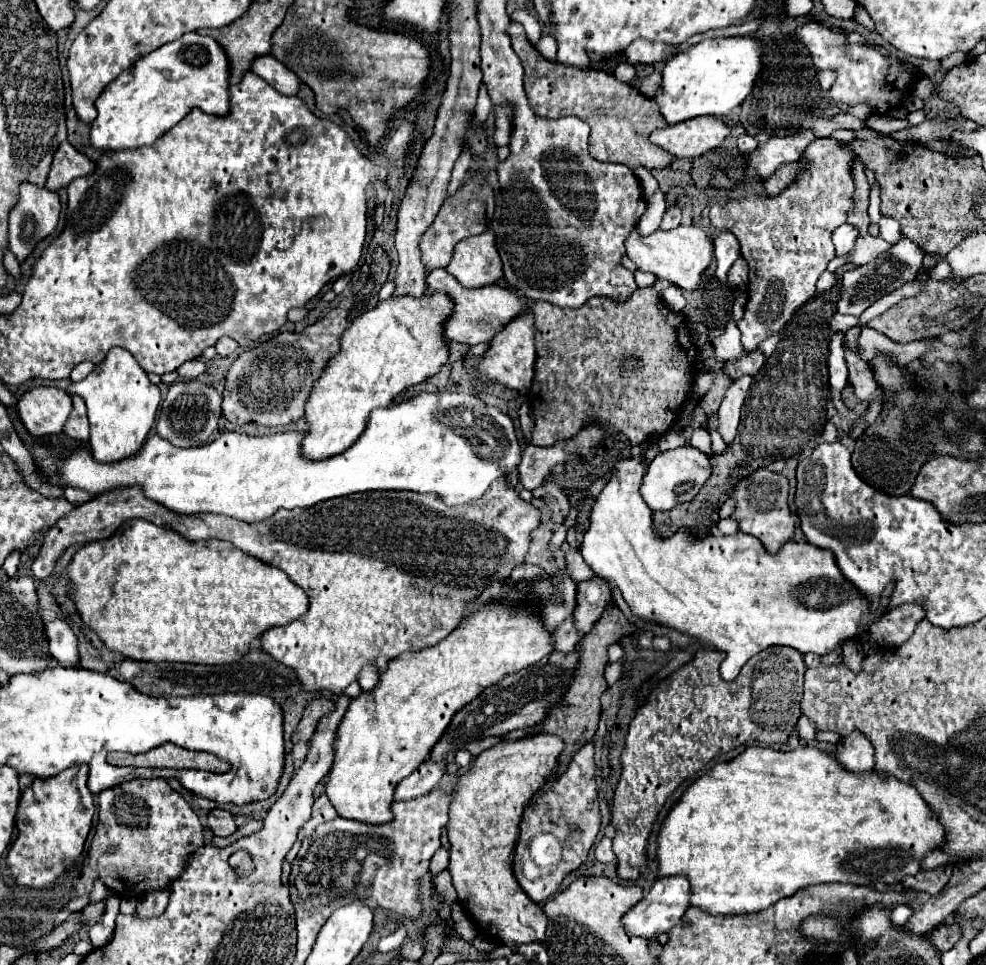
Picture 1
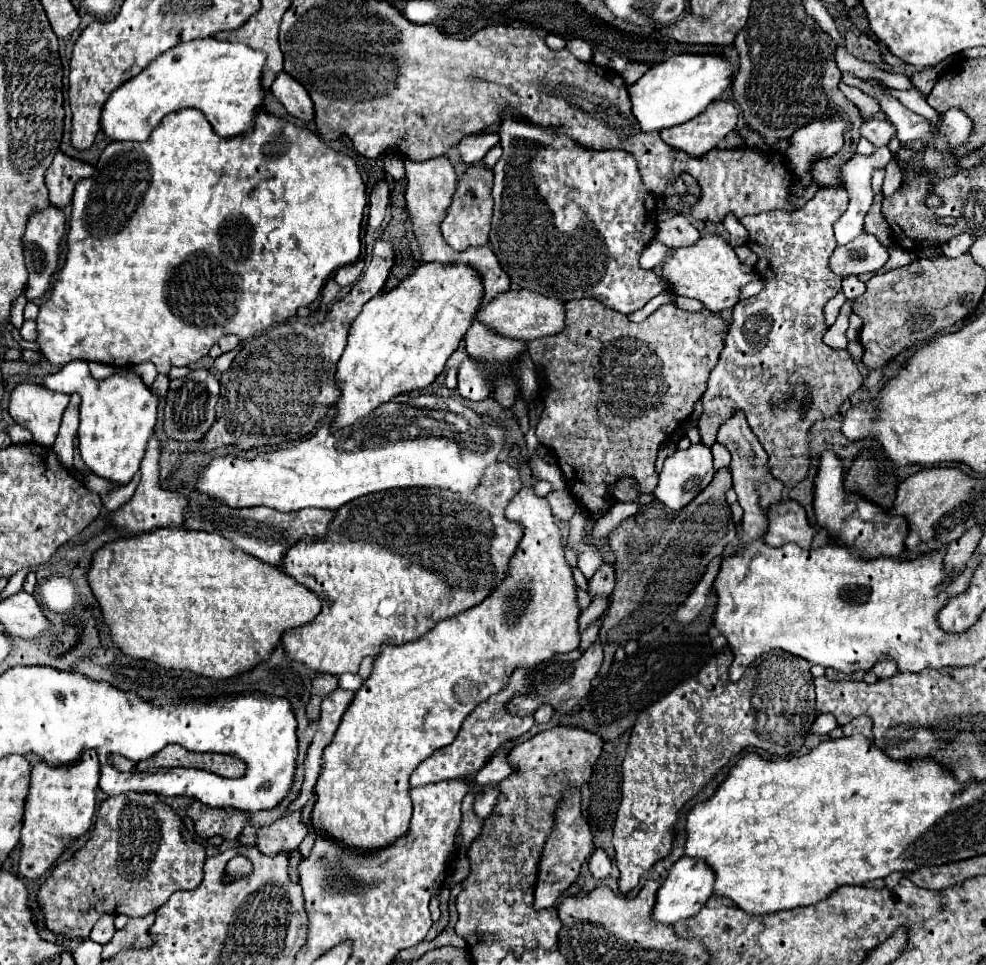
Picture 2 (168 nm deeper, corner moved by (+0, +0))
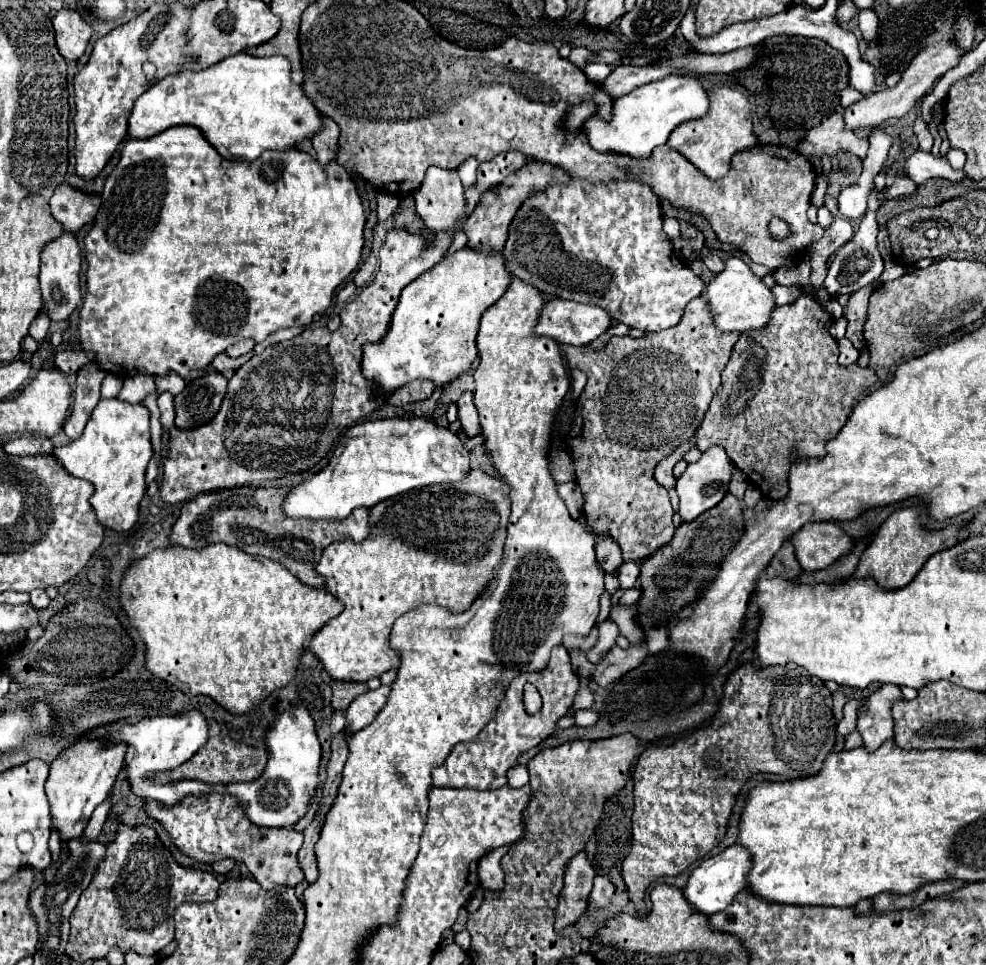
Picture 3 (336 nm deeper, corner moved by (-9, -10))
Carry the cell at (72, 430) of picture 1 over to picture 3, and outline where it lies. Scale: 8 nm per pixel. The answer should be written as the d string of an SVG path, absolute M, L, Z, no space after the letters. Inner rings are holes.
M86 364L80 368L76 388L74 388L72 414L66 418L64 428L62 428L68 438L72 438L72 440L80 438L84 426L88 424L92 410L100 402L100 382L104 376L106 376L106 372L100 370L98 366Z

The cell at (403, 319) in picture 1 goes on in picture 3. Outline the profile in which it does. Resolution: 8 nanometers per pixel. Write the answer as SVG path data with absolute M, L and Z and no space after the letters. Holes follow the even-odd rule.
M460 248L444 256L434 268L410 282L402 292L392 314L386 334L378 342L364 344L360 370L366 380L374 382L374 394L380 398L392 396L398 388L418 378L444 386L468 372L474 362L476 334L480 316L496 304L506 292L510 274L504 268L500 254L474 252Z

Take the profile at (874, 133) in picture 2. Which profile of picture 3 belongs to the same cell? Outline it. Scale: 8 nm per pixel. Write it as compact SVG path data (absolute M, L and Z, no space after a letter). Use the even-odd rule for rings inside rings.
M906 148L902 162L904 162L906 174L916 184L924 184L928 178L948 178L948 180L966 178L962 170L954 170L952 166L948 166L946 158L934 158L930 152L922 152L918 148L916 150Z

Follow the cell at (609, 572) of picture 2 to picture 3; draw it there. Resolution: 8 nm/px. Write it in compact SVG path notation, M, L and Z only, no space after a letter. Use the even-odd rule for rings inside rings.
M610 538L596 544L596 560L610 574L616 574L620 564L624 562L622 554L620 554L620 548Z

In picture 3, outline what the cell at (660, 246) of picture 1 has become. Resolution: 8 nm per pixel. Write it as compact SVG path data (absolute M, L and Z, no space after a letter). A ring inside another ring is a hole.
M728 258L724 260L724 270L718 274L712 274L706 282L706 304L714 318L714 324L724 332L744 332L750 328L760 328L768 322L774 304L774 298L770 294L770 288L762 284L762 280L748 268L748 264L740 258Z

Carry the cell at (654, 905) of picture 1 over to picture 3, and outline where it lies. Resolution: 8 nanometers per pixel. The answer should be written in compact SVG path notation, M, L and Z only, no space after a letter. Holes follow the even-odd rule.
M726 848L720 854L704 860L698 868L692 870L686 888L682 890L688 904L702 916L712 916L716 912L722 912L732 898L744 888L744 870L748 870L748 854L744 850L732 850Z

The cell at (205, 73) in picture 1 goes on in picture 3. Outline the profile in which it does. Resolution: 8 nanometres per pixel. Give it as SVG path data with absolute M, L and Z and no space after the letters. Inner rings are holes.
M244 52L228 56L204 70L184 70L162 78L134 102L134 108L128 116L128 138L146 140L164 132L166 128L180 124L200 128L218 154L228 160L256 160L262 150L284 150L288 146L296 146L322 126L318 108L304 96L300 86L292 84L290 62L284 56L258 58Z

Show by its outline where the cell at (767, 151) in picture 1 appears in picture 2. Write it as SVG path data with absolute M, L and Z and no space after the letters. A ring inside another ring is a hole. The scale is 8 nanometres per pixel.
M835 112L833 118L815 120L809 126L797 130L791 136L791 148L785 152L787 166L801 176L809 170L813 156L821 154L821 158L829 158L837 154L843 146L843 130L847 120Z

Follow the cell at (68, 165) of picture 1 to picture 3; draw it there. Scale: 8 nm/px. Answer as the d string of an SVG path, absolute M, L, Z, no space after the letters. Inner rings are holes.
M66 180L60 182L54 196L50 198L52 216L64 226L68 232L78 232L84 224L92 222L96 210L100 208L100 196L82 192L70 186Z

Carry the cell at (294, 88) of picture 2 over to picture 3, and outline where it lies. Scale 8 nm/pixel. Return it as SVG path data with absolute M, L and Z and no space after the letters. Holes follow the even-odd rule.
M320 114L320 116L322 116L322 128L318 130L318 134L314 134L310 138L310 142L312 142L312 146L314 146L316 154L318 154L316 156L318 162L326 166L336 156L336 142L338 142L340 128L332 118L328 118L324 114Z

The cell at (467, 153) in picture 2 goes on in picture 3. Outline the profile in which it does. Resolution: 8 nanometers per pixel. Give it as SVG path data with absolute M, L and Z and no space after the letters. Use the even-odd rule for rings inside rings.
M468 158L468 162L464 162L460 168L458 168L458 174L460 174L460 180L464 182L466 188L472 188L476 184L476 176L478 176L478 166L480 162L476 158Z

